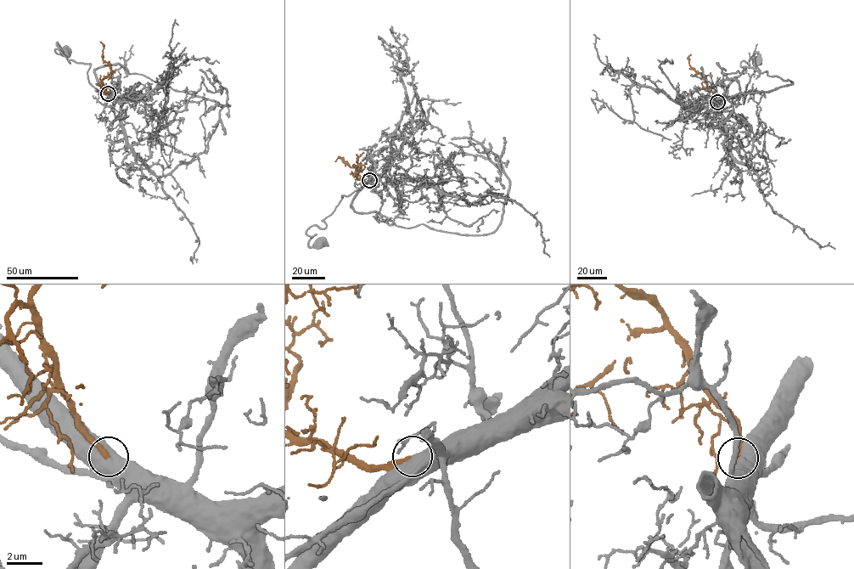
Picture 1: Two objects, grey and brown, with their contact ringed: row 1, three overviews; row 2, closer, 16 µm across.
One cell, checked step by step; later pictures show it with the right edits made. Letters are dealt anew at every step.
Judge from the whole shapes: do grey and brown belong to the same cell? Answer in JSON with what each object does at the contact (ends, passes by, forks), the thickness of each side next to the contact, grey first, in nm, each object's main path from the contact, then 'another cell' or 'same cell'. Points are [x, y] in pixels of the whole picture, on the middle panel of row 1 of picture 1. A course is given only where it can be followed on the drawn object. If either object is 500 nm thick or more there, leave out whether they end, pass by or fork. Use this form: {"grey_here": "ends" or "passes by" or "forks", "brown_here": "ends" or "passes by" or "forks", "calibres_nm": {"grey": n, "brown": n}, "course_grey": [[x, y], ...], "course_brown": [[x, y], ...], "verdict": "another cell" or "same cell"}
{"calibres_nm": {"grey": 800, "brown": 320}, "course_grey": [[369, 180], [342, 195], [323, 220], [324, 228], [307, 230], [315, 234], [309, 246], [320, 243]], "course_brown": [[369, 180], [364, 182], [356, 177], [361, 171], [350, 167], [340, 157], [334, 161]], "verdict": "same cell"}

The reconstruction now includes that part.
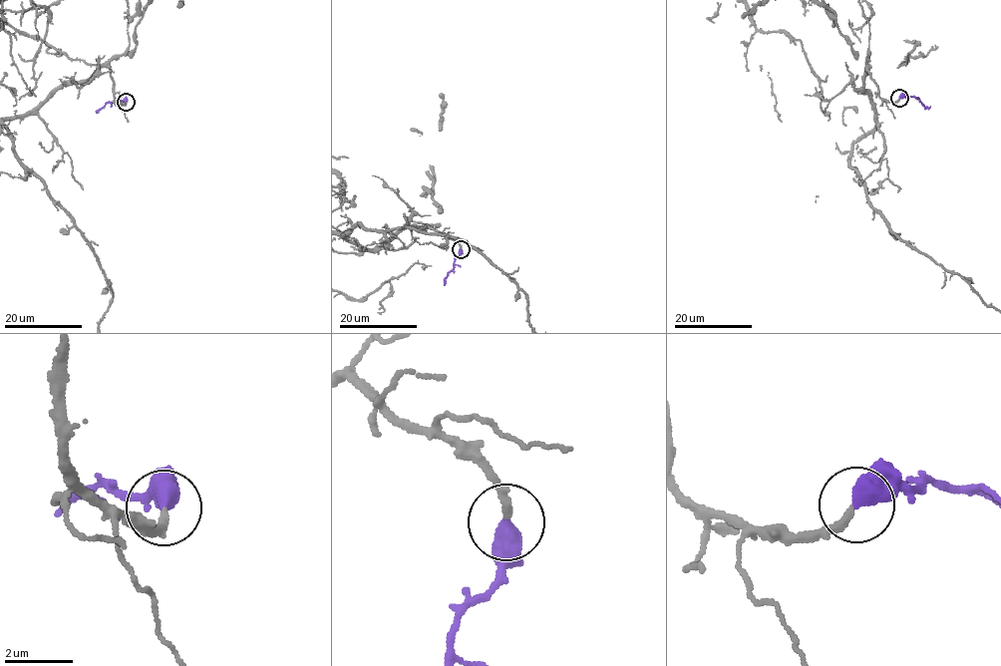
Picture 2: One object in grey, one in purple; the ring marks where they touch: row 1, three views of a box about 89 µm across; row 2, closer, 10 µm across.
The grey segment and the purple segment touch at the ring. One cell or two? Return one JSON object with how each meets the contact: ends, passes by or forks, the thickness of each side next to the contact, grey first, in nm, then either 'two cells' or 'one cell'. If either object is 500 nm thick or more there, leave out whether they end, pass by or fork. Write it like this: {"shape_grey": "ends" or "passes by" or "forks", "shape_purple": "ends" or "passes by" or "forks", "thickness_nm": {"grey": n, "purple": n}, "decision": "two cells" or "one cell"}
{"thickness_nm": {"grey": 240, "purple": 550}, "decision": "one cell"}

